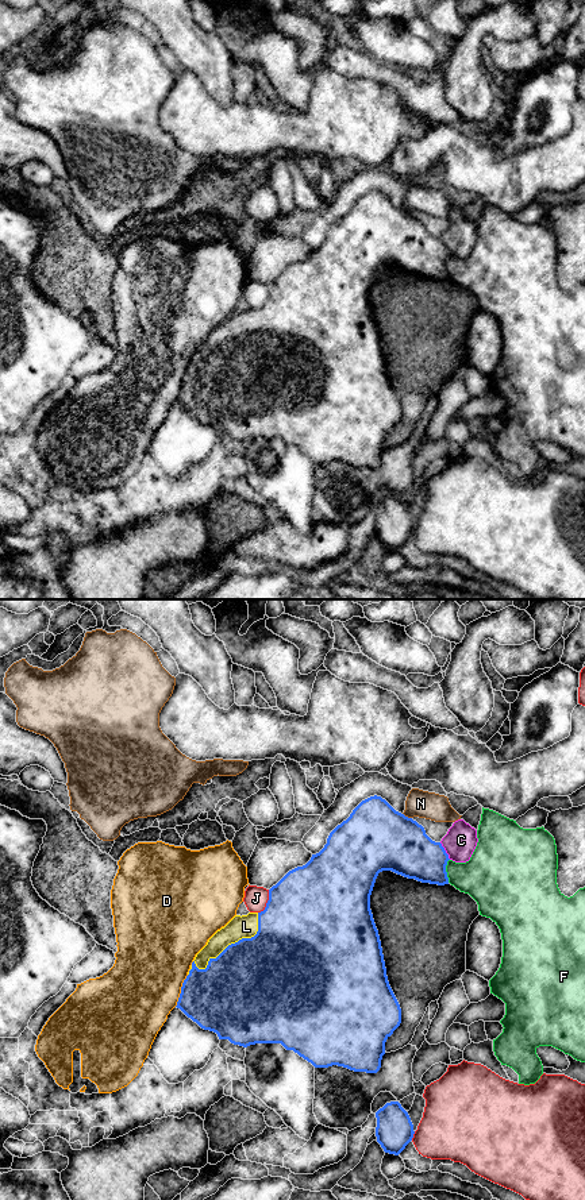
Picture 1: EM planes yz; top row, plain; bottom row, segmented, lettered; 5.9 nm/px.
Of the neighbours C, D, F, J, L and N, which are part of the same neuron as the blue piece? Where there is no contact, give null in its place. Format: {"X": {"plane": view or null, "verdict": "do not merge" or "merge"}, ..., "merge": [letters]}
{"C": {"plane": "yz", "verdict": "do not merge"}, "D": {"plane": "yz", "verdict": "do not merge"}, "F": {"plane": "yz", "verdict": "do not merge"}, "J": {"plane": "yz", "verdict": "do not merge"}, "L": {"plane": "yz", "verdict": "merge"}, "N": {"plane": "yz", "verdict": "do not merge"}, "merge": ["L"]}

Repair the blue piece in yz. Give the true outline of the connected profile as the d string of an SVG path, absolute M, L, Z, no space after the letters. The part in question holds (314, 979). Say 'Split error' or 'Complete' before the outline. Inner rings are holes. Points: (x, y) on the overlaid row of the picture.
Split error. M374 795L362 800L350 817L330 833L327 844L319 853L312 854L305 865L289 871L269 890L269 900L263 911L249 912L242 917L235 915L208 939L190 965L176 1007L201 1029L213 1031L219 1039L228 1039L234 1045L247 1047L255 1043L281 1043L286 1050L293 1050L315 1068L338 1065L354 1072L377 1073L385 1054L385 1042L401 1023L401 1008L388 981L381 941L370 910L370 895L376 879L380 872L392 871L422 883L444 885L449 884L446 872L449 860L449 854L440 842L432 841L422 825L396 811L385 799Z

